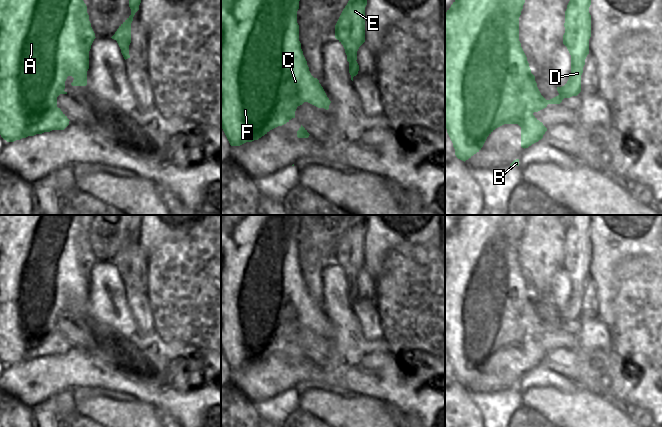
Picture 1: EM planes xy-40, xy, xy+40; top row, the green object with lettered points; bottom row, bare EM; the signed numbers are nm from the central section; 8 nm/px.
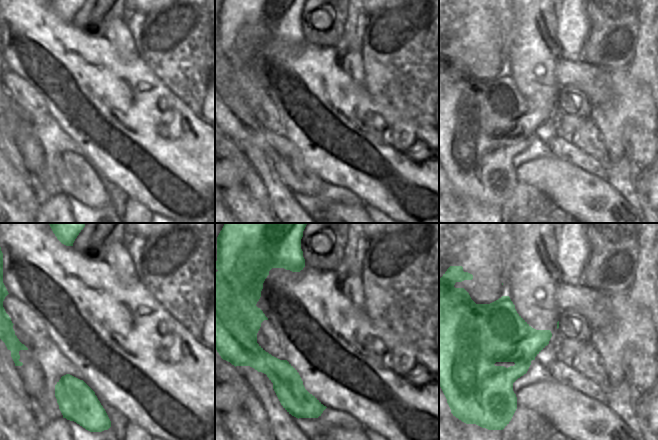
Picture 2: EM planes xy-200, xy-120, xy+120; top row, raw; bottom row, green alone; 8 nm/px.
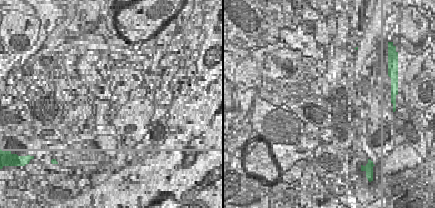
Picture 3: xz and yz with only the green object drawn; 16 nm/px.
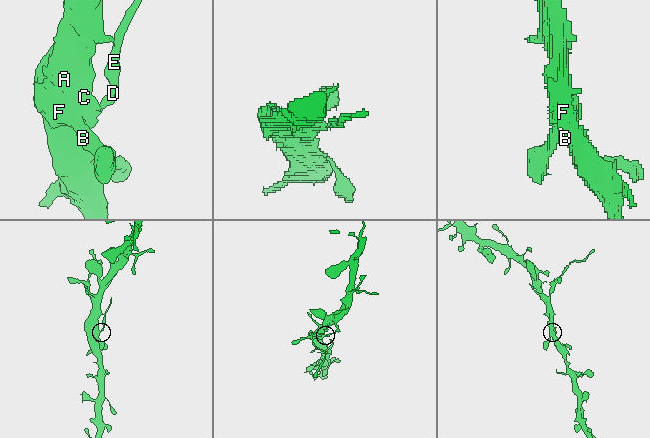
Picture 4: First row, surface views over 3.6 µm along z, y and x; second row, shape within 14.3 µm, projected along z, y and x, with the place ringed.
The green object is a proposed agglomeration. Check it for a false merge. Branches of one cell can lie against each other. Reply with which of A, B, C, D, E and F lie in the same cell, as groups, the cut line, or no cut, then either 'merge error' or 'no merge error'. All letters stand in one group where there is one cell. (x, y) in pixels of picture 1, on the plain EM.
groups A B C D F / E; cut xy+40 (584, 283), (571, 286); merge error

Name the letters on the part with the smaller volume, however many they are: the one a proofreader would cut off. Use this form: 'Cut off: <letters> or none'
Cut off: E

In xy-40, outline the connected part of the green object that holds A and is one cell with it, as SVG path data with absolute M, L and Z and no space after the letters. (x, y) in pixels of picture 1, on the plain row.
M0 215L0 359L4 364L14 366L52 354L64 354L69 349L70 344L57 331L57 321L60 318L67 318L64 313L68 300L74 302L72 310L87 309L89 275L95 262L87 230L83 225L83 215Z

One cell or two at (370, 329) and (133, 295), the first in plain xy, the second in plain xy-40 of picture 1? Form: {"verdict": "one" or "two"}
{"verdict": "one"}

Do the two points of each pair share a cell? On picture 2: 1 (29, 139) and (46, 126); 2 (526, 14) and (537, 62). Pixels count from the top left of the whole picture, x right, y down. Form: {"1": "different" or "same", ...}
{"1": "different", "2": "same"}

